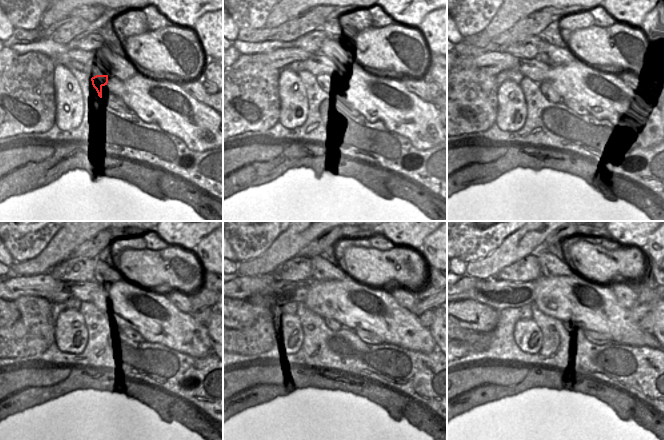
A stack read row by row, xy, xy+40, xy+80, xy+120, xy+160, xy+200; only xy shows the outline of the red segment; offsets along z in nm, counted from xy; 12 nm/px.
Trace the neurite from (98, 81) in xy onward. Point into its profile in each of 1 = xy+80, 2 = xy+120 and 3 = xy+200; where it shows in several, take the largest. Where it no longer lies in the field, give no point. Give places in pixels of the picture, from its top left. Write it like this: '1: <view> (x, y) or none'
1: xy+80 (546, 86)
2: xy+120 (104, 320)
3: xy+200 (595, 337)

